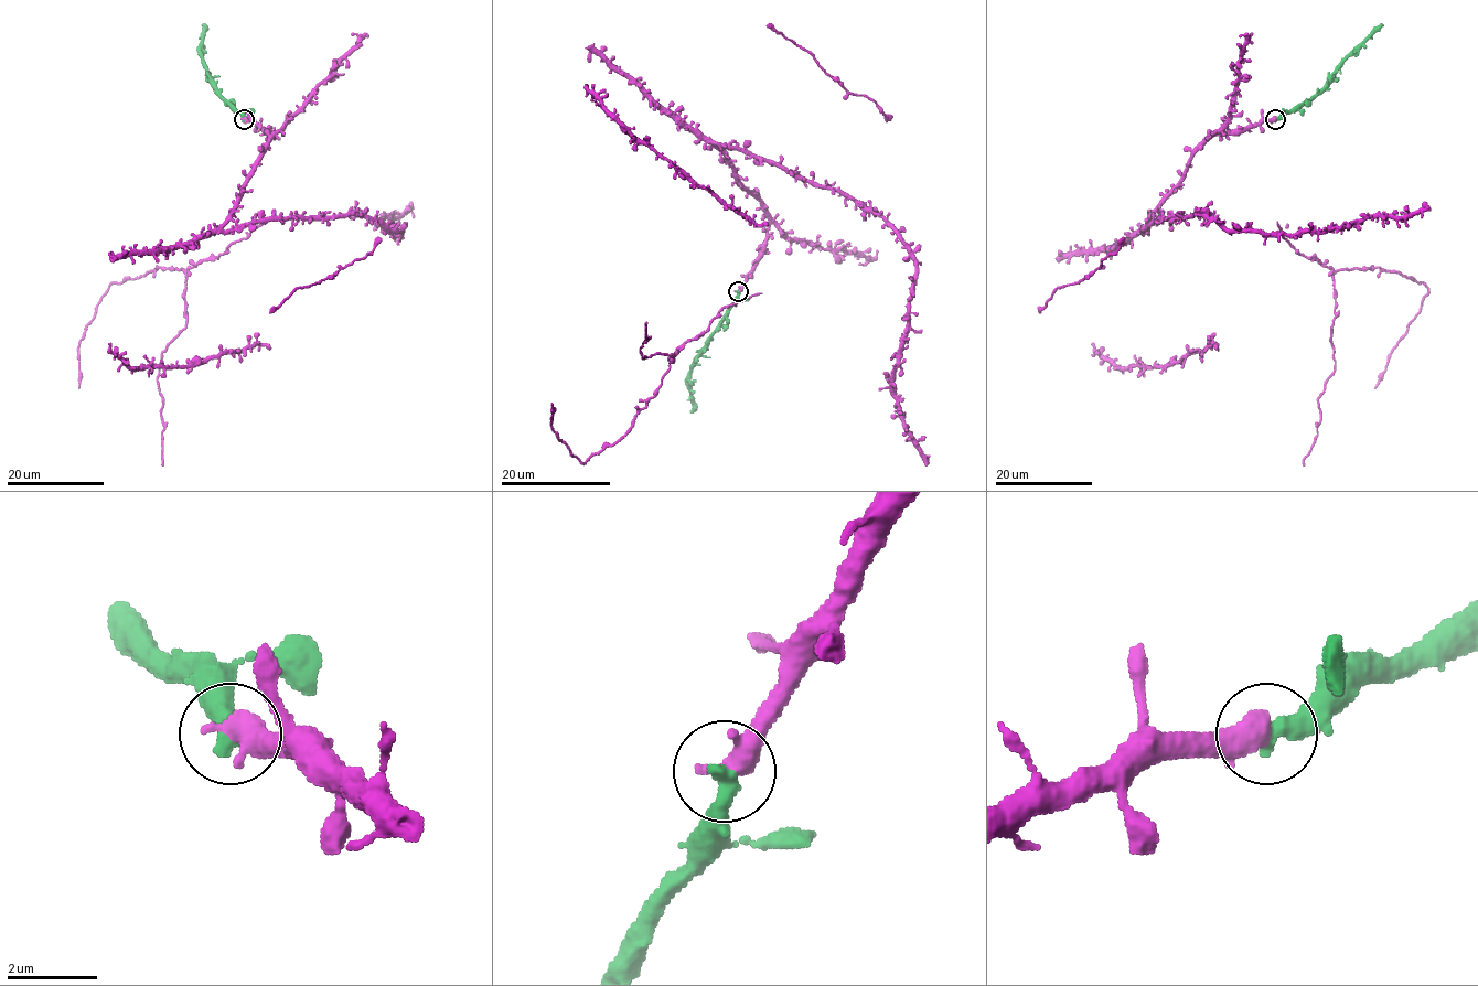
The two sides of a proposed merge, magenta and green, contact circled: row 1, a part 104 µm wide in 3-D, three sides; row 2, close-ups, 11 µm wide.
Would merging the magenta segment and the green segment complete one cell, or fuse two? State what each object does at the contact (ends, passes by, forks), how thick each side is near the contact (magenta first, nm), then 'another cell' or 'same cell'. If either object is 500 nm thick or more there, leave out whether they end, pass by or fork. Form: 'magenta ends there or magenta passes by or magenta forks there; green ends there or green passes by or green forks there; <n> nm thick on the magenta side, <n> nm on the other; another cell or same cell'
550 nm thick on the magenta side, 460 nm on the other; same cell

